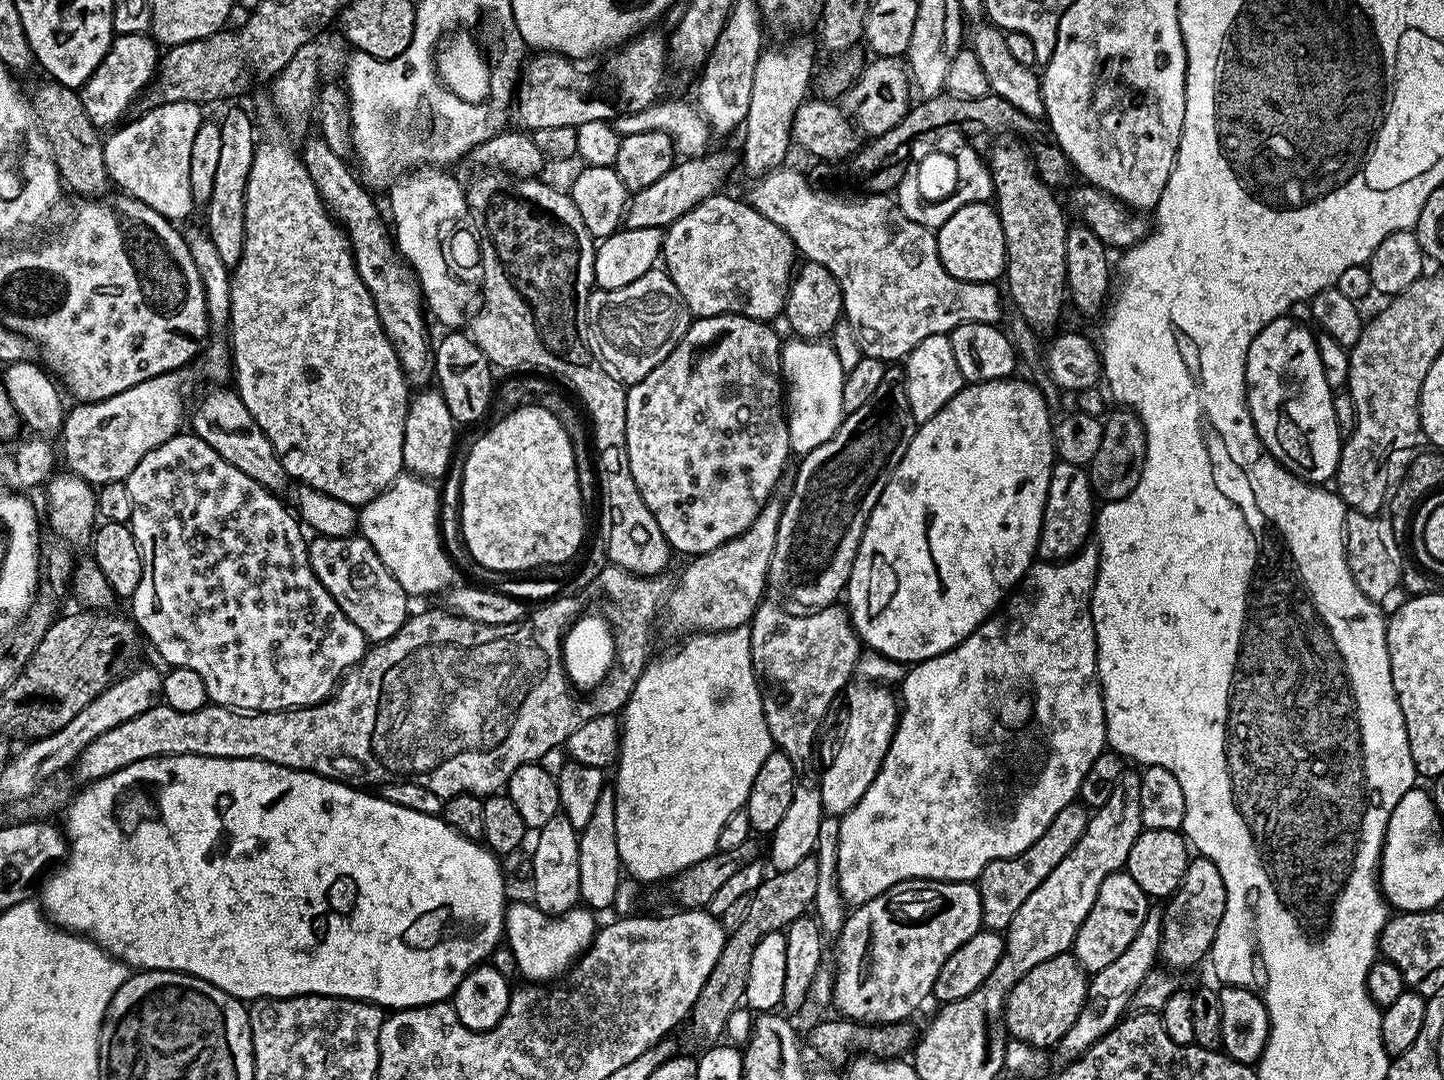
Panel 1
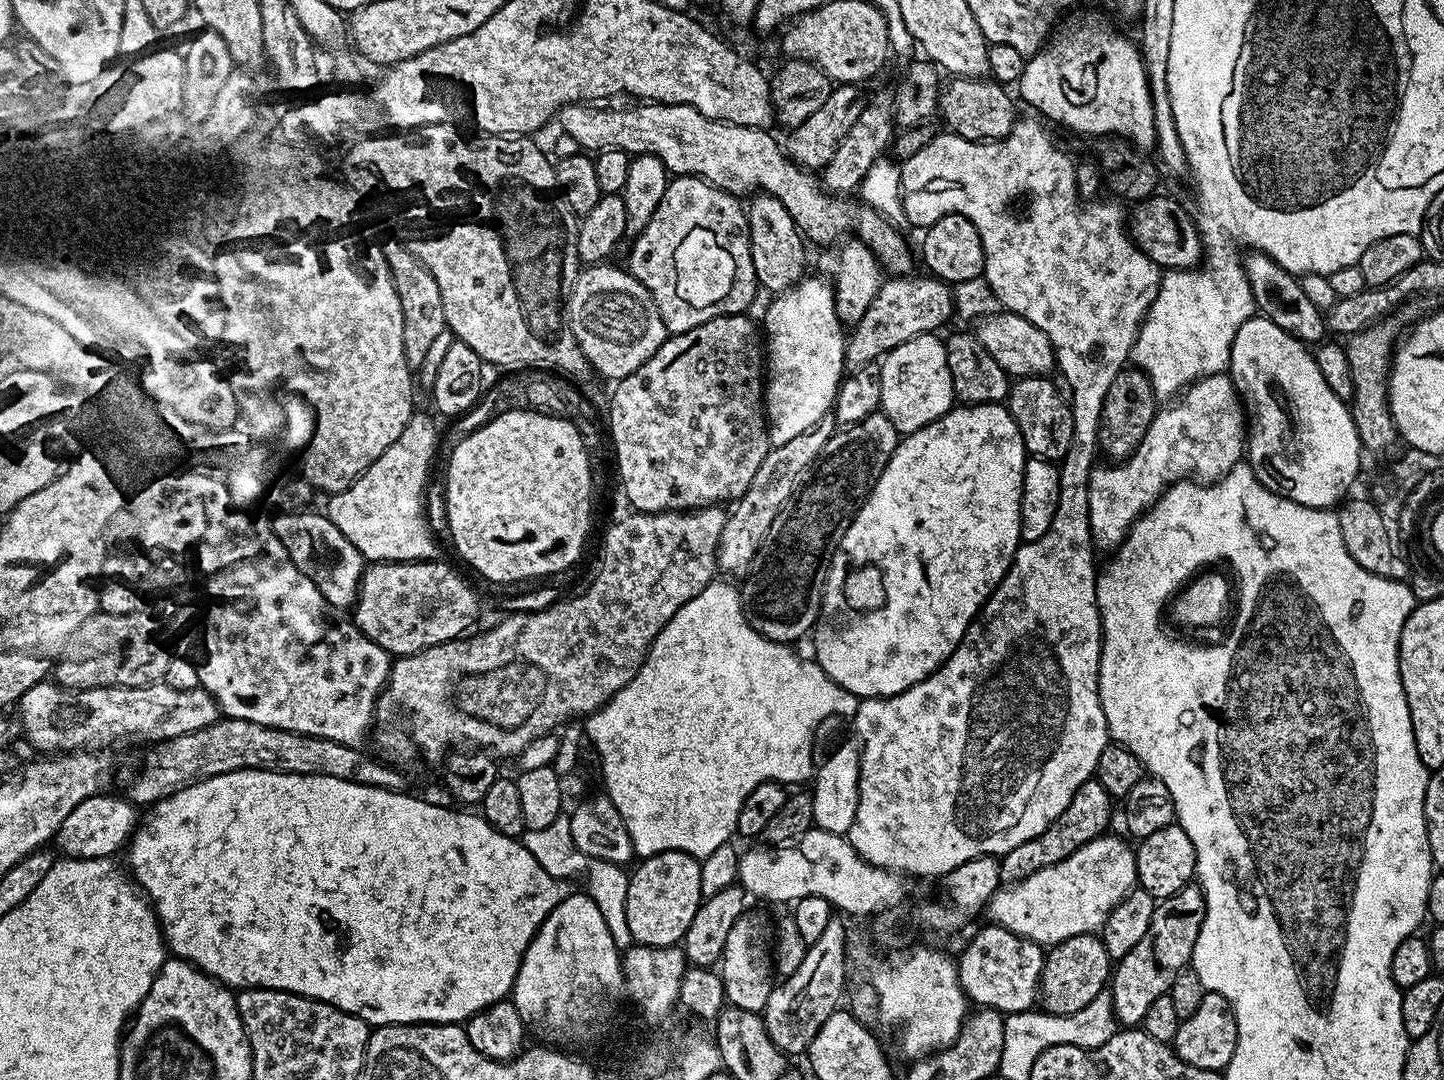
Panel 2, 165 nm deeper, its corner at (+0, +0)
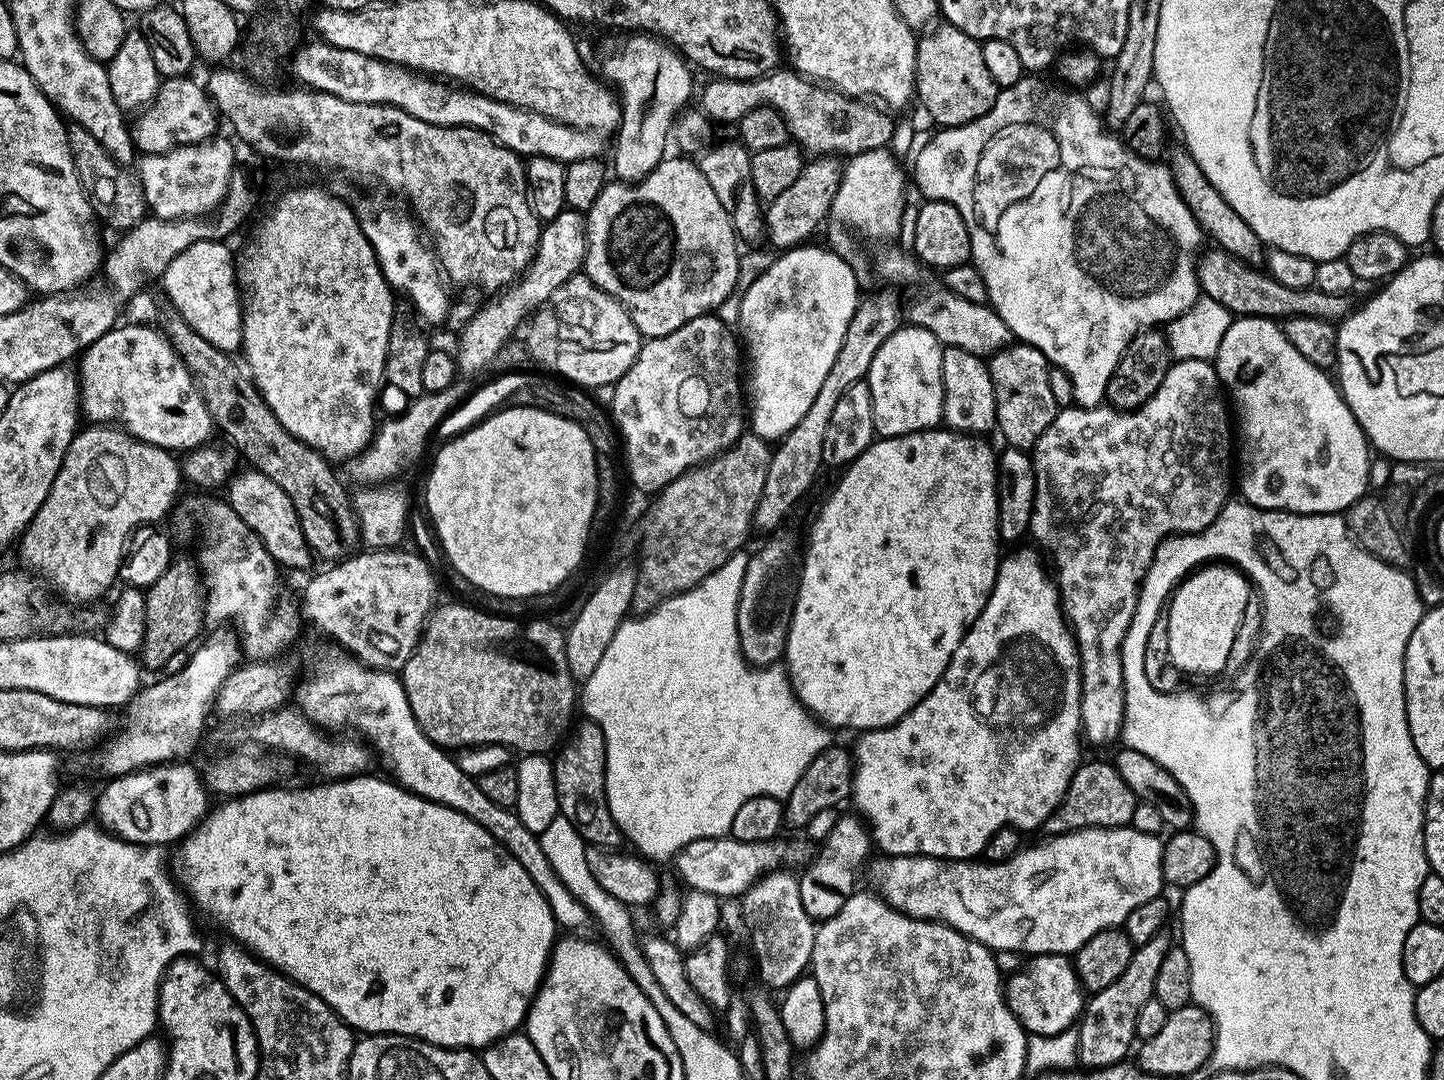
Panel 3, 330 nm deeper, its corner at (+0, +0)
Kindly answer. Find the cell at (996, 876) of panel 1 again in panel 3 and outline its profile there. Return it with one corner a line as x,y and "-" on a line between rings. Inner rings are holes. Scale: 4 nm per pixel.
1092,760
1081,763
1070,778
1070,786
1054,814
1044,824
1045,837
1061,836
1067,832
1077,832
1079,828
1127,828
1134,818
1134,806
1138,803
1134,790
1122,782
1115,763

